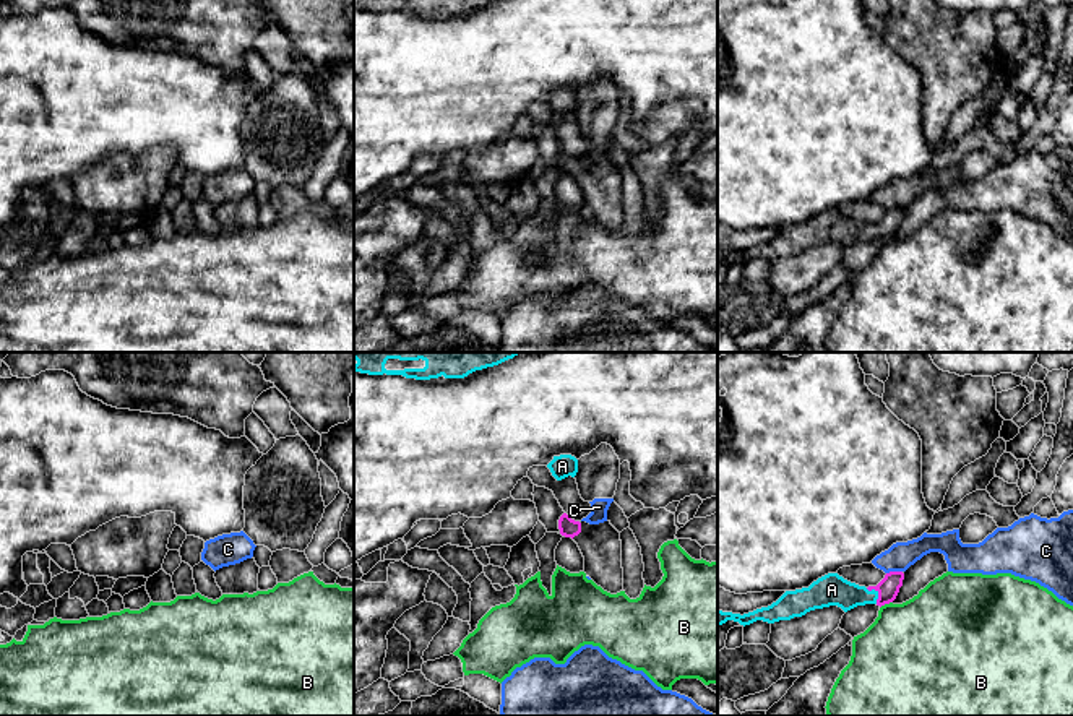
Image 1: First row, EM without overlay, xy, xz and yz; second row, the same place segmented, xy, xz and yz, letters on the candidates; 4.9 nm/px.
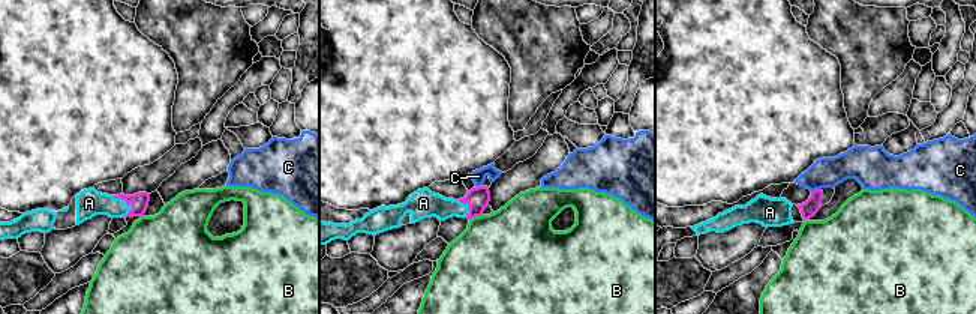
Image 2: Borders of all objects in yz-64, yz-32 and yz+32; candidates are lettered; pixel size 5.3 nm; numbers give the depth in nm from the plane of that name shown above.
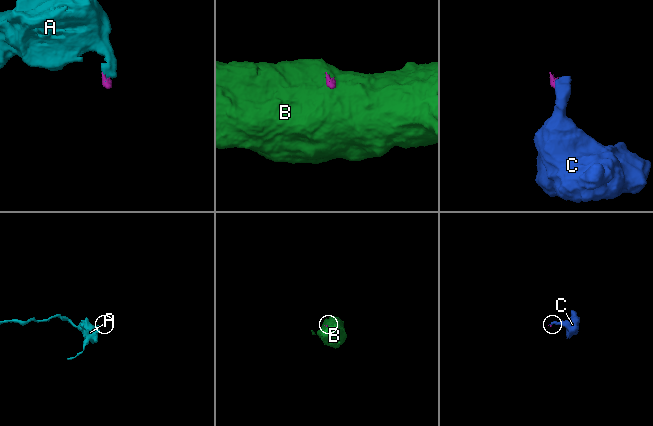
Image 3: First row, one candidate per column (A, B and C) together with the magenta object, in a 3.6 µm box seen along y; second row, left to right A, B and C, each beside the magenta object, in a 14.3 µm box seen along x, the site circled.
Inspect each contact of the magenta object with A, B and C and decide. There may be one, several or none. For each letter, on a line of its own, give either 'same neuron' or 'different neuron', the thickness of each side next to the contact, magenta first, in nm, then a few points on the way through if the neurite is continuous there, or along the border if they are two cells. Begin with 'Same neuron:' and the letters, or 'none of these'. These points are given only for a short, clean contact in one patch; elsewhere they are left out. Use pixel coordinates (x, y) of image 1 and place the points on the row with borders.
Same neuron: A
A: same neuron; 110 nm thick on the magenta side, 160 nm on the other; runs through yz (888, 588), (879, 593), (844, 595), (831, 590)
B: different neuron; 110 nm thick on the magenta side, 440 nm on the other; border along yz (892, 601), (880, 608)
C: different neuron; 110 nm thick on the magenta side, 140 nm on the other; border along yz (901, 570), (887, 573)

